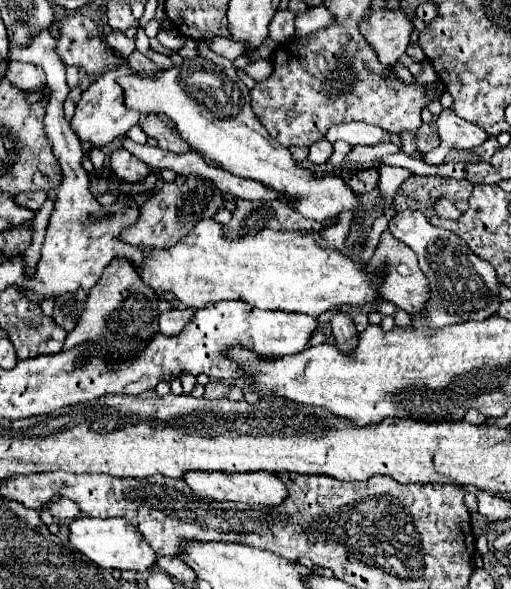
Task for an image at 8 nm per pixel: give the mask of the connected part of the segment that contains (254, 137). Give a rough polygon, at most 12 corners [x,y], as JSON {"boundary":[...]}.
{"boundary":[[232,62],[122,76],[128,108],[166,114],[208,160],[324,222],[360,200],[314,180],[252,112]]}

